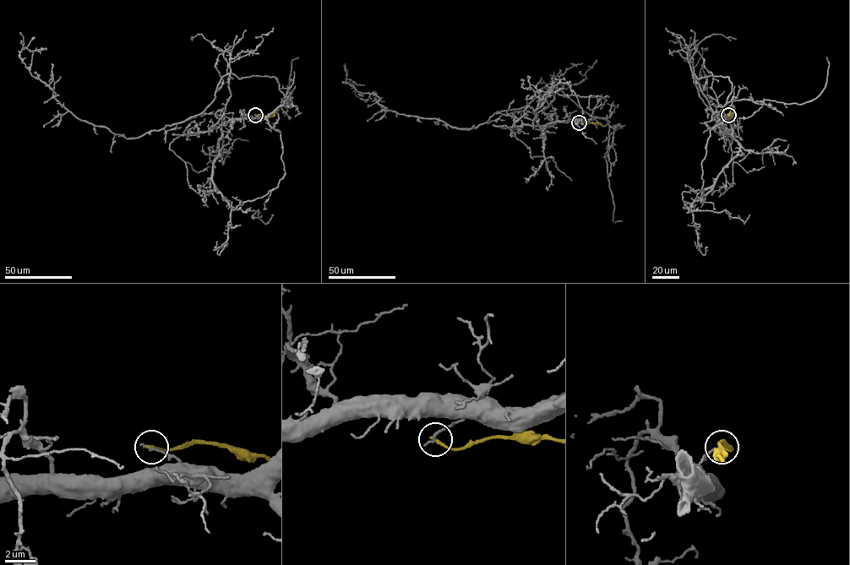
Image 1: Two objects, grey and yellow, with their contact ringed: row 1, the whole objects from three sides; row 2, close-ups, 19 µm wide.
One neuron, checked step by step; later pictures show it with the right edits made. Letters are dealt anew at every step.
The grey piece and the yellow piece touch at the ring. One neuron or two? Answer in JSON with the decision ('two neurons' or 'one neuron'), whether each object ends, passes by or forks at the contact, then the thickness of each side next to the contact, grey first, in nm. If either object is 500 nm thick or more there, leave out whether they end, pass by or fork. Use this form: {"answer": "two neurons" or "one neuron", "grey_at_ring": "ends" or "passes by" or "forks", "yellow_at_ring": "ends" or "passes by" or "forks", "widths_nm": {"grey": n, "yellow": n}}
{"answer": "two neurons", "grey_at_ring": "ends", "yellow_at_ring": "ends", "widths_nm": {"grey": 200, "yellow": 220}}

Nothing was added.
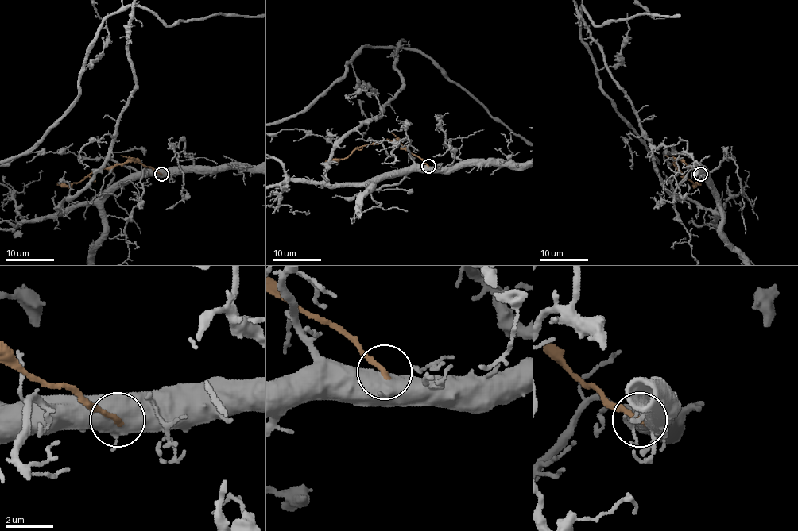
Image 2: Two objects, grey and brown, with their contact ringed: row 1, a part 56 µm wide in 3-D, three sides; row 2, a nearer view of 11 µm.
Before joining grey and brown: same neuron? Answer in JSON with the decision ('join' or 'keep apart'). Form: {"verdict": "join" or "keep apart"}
{"verdict": "keep apart"}

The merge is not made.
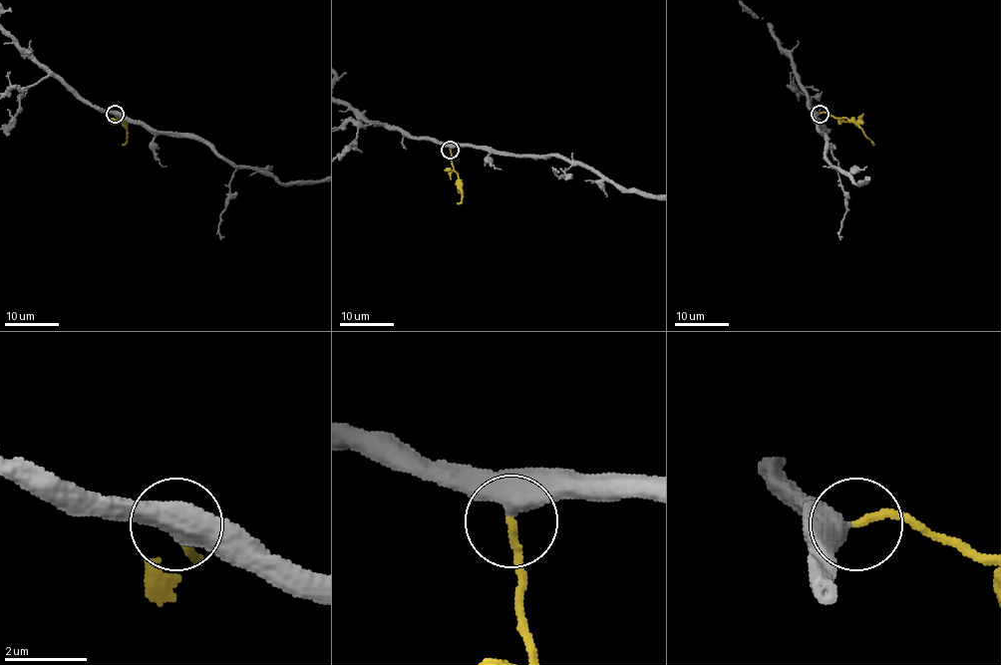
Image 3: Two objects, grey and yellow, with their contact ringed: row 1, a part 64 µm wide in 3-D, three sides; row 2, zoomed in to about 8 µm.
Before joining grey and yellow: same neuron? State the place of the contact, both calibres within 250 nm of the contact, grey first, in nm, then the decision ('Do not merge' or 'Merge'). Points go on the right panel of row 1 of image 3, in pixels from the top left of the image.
Place: (820, 114). Thickness 440 nm (grey) against 190 nm. Merge

